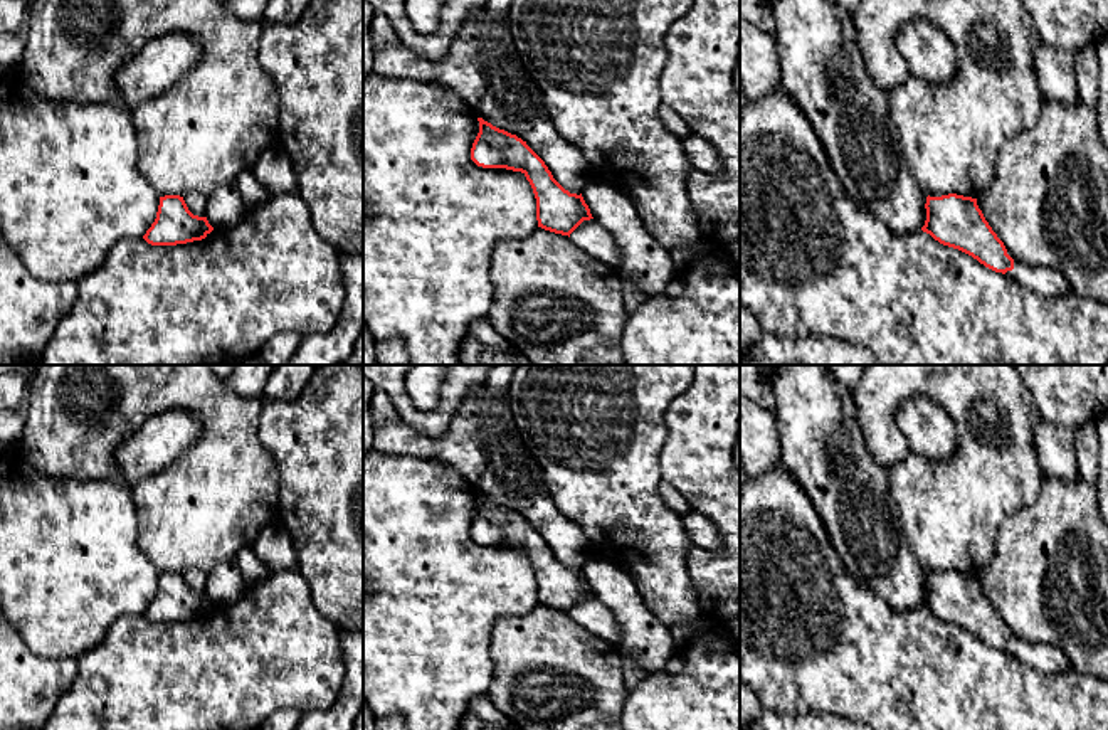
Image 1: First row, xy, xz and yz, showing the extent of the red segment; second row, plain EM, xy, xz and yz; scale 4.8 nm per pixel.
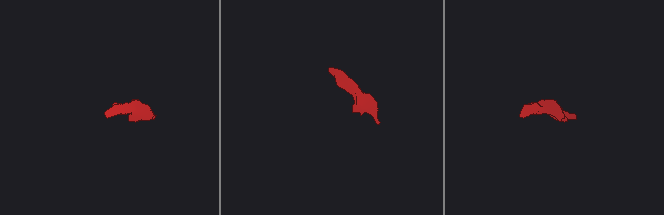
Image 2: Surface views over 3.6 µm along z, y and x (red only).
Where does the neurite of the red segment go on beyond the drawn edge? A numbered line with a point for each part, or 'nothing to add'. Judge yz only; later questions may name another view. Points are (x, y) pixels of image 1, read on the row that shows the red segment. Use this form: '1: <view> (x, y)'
1: yz (1046, 281)

